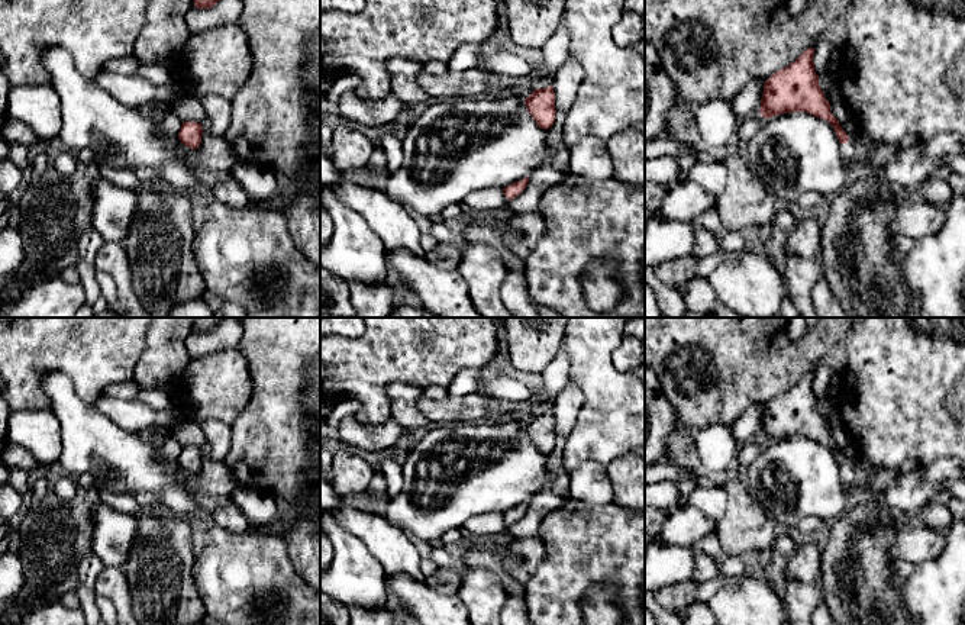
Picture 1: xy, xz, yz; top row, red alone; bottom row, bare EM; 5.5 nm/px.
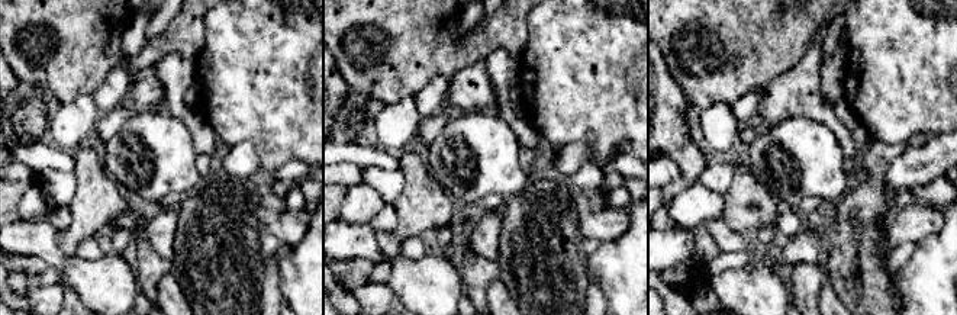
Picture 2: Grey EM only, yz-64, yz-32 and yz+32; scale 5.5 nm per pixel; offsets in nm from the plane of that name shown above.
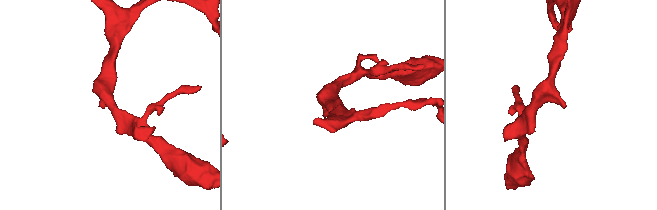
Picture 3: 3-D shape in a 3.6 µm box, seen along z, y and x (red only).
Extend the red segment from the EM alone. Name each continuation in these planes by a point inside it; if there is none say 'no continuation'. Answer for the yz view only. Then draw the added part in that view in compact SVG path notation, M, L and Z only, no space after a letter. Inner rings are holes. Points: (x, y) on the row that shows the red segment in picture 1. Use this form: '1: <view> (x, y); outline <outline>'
1: yz (848, 151); outline M851 139L846 144L840 144L840 158L843 164L852 171L856 170L856 154L858 154L858 142Z

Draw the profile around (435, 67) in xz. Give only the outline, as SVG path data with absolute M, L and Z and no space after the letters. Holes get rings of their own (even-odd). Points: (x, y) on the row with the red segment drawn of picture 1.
M426 61L423 62L423 71L432 75L443 75L448 73L448 64L443 61Z

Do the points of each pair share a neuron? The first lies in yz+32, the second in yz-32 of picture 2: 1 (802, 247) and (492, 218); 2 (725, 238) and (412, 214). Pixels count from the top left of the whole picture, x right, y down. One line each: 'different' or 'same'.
1: same
2: different

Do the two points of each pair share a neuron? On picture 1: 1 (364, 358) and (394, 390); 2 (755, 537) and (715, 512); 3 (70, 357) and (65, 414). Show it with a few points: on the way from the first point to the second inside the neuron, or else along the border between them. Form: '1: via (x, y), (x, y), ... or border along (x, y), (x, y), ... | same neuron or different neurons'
1: border along (422, 386), (390, 383), (387, 386), (389, 416) | different neurons
2: border along (720, 482), (726, 493), (726, 509), (716, 521) | different neurons
3: border along (41, 379), (61, 371), (90, 403) | different neurons

